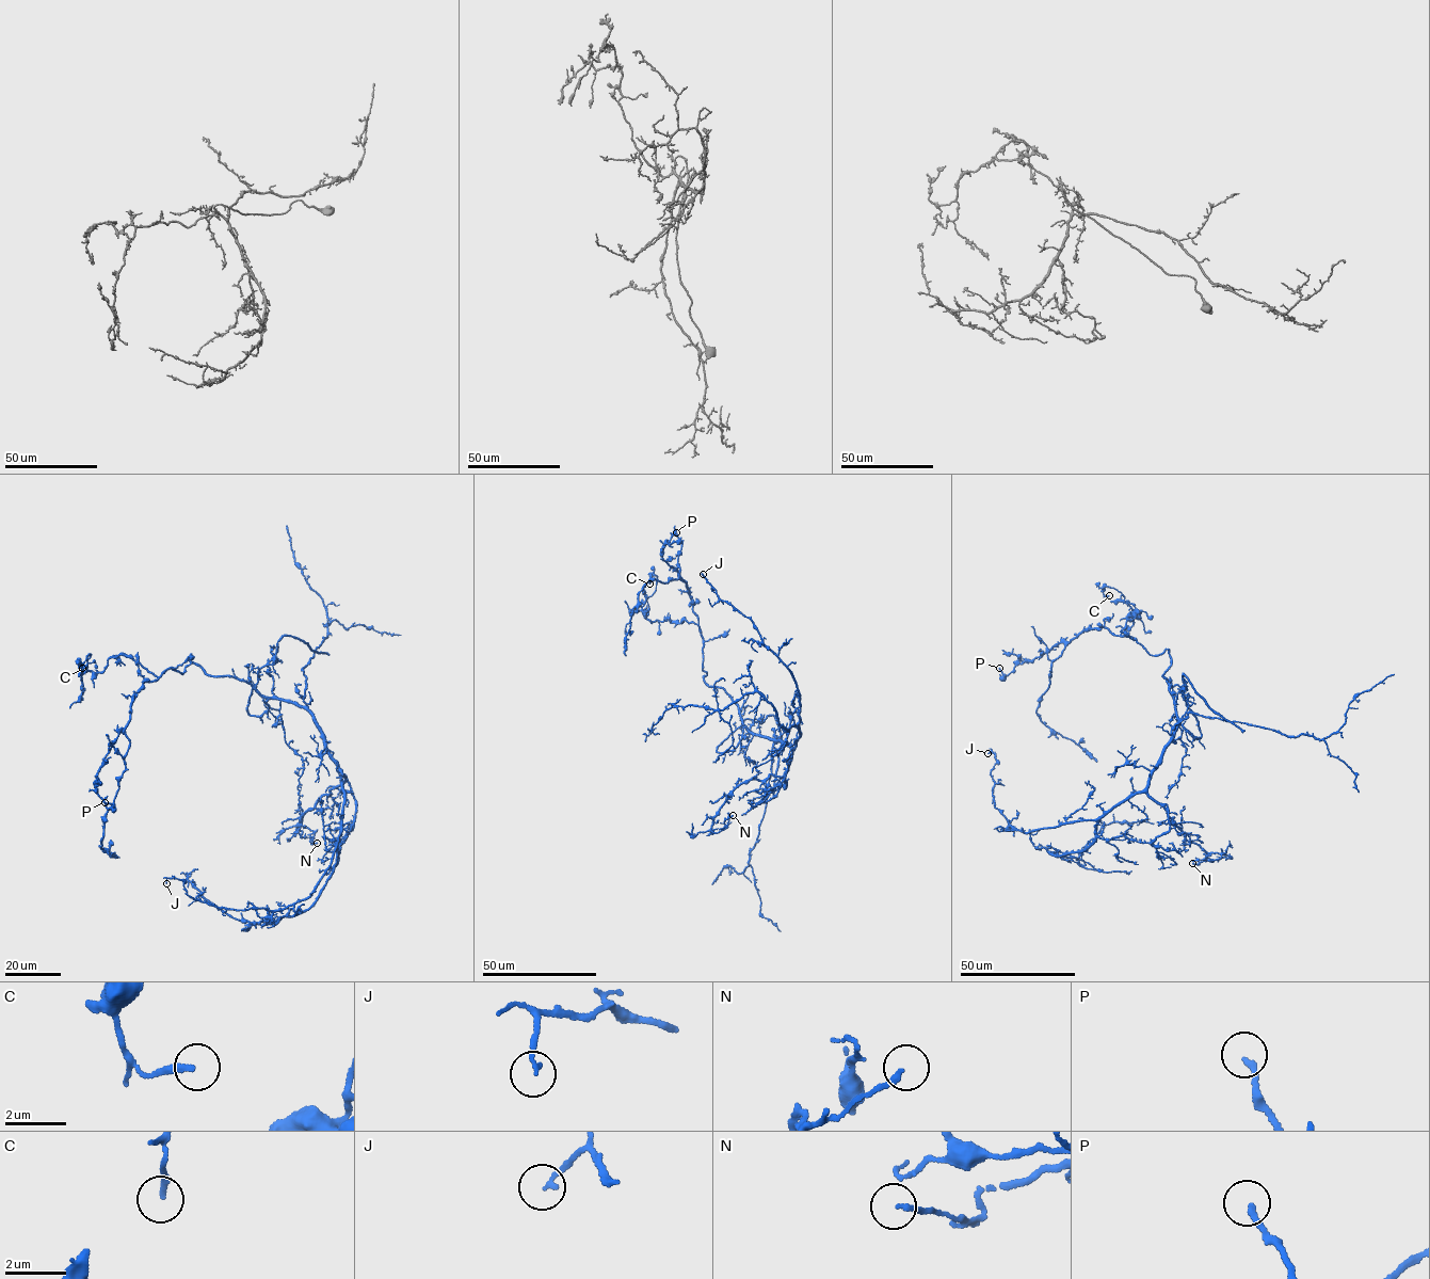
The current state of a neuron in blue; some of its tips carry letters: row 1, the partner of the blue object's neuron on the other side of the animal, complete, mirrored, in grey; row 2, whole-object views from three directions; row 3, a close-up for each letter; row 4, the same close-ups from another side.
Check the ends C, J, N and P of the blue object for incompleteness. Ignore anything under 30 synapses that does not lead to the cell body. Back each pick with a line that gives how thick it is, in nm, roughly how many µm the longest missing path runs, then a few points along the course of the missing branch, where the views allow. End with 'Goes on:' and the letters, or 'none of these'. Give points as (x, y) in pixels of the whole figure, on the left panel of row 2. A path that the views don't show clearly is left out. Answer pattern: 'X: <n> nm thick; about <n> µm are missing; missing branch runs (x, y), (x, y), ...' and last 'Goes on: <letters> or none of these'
Goes on: none of these

